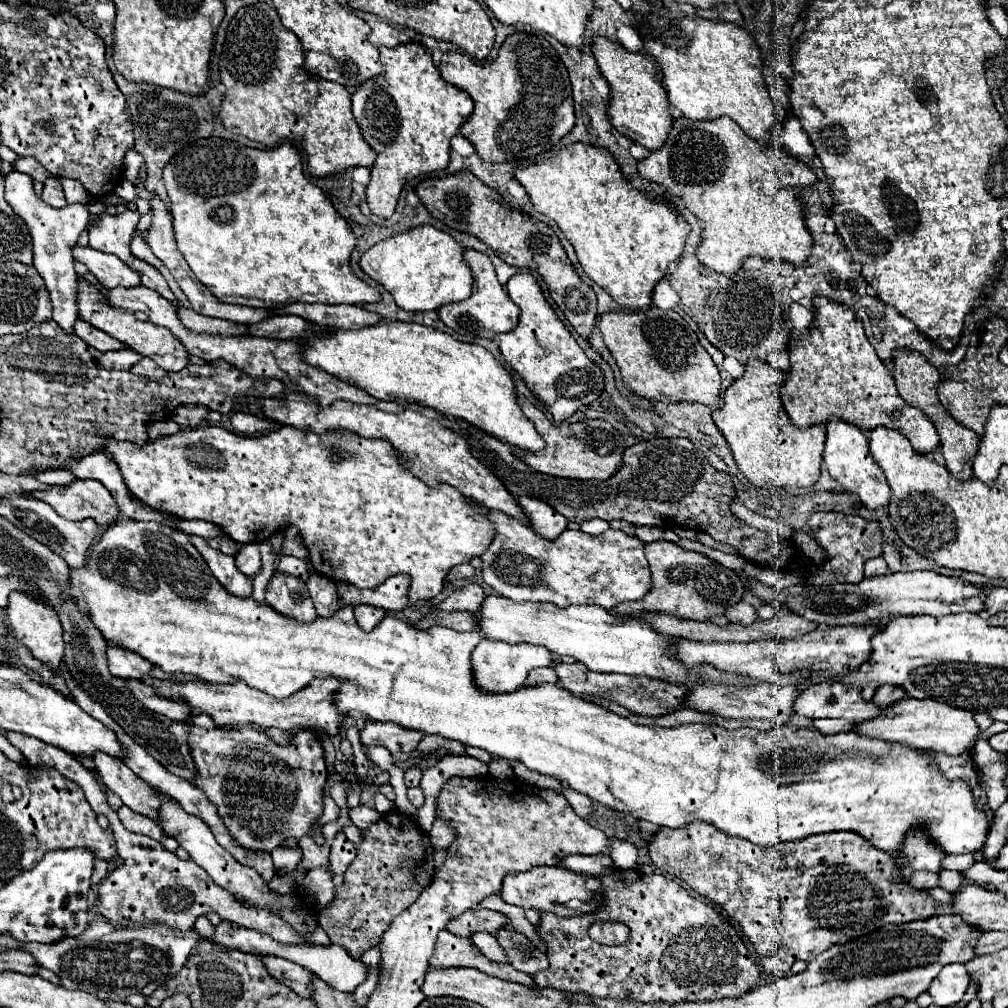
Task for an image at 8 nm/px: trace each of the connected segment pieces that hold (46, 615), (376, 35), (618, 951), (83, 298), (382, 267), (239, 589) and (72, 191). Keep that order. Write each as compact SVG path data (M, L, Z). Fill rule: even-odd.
M12 593L8 605L8 627L12 635L32 653L34 659L46 663L52 671L58 671L64 661L64 641L62 641L62 625L58 621L56 611L44 601L32 601L26 593Z
M376 21L370 35L368 35L368 41L372 41L376 47L380 45L386 45L386 47L394 47L400 43L400 37L398 37L398 29L392 27L390 23L386 21Z
M616 869L614 875L600 877L604 895L602 907L586 917L556 917L552 913L542 913L542 921L538 927L540 937L546 941L546 955L550 961L550 969L536 973L532 979L538 987L552 987L564 991L582 991L600 997L620 997L628 1001L644 1001L644 1003L676 1003L676 1001L712 1001L724 997L740 997L746 991L754 989L760 971L744 947L744 941L736 933L734 925L706 905L702 899L692 897L682 885L676 881L652 873L644 875L634 869ZM600 919L616 919L630 929L630 937L624 945L608 947L590 939L588 927Z
M82 277L78 279L78 313L90 325L94 325L100 331L108 333L110 337L116 337L118 341L126 343L136 353L156 361L158 367L162 367L164 371L182 371L188 365L188 357L190 357L188 351L184 349L184 345L172 333L168 333L168 329L160 329L160 327L152 325L150 321L138 321L134 317L134 313L124 313L120 309L108 307L102 293Z
M416 225L410 231L396 233L374 247L370 247L362 259L360 259L362 271L384 285L390 295L394 297L396 305L404 311L432 311L440 309L442 305L454 303L454 301L464 301L472 293L472 271L468 269L468 263L464 261L464 247L448 233L432 227L432 225Z
M190 535L190 541L192 545L202 553L204 561L208 563L212 575L222 583L222 587L230 593L230 595L236 595L236 597L252 597L252 579L250 577L244 577L238 569L236 569L236 563L234 563L234 557L228 557L228 555L222 555L218 549L212 549L208 547L206 539L202 537L196 537L196 535Z
M57 177L60 181L68 204L86 204L89 202L90 195L84 186L76 180Z

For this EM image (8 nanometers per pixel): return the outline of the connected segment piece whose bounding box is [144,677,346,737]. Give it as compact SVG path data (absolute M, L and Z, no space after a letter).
M146 677L144 683L158 689L158 693L164 697L184 697L194 713L208 713L220 727L238 725L238 723L254 723L260 727L276 727L282 731L310 727L316 729L318 733L334 737L340 733L342 723L346 719L346 715L340 713L334 703L336 693L340 691L338 679L314 679L310 685L296 691L296 695L290 695L288 699L274 699L264 691L244 685L244 681L228 685L198 683L198 681L190 681L188 685L168 685L168 681L156 681L152 677Z

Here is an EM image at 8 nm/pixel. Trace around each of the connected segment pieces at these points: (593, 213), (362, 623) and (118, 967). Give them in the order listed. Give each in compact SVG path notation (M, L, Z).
M572 143L568 147L562 147L554 157L542 159L528 167L516 167L514 177L524 185L534 207L542 215L556 221L566 239L572 243L584 273L596 285L606 289L614 297L614 301L628 311L648 309L652 305L650 293L654 285L666 277L668 263L676 261L682 255L684 241L690 229L686 219L678 215L676 209L670 207L670 203L650 199L648 195L634 189L622 175L612 153L588 143Z
M356 605L356 607L354 607L354 615L356 615L356 623L358 623L360 629L372 631L374 625L378 625L386 613L384 613L380 607L372 607L372 605Z
M98 915L96 921L76 939L68 937L56 945L24 945L24 949L40 961L40 967L54 971L60 977L62 987L84 989L90 993L106 991L124 999L134 993L150 995L170 981L198 943L200 935L194 929L188 933L176 933L174 929L168 929L168 925L116 929L116 925L108 925L104 917Z

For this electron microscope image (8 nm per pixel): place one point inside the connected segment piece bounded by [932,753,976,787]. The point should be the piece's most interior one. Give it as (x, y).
(960, 767)

